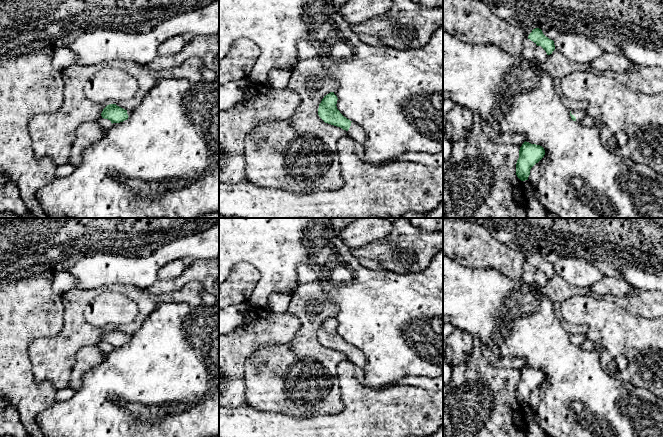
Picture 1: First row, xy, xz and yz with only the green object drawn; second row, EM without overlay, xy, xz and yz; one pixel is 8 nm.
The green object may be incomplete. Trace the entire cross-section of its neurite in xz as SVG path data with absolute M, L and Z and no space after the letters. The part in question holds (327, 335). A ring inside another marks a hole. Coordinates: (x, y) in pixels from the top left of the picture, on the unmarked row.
M330 316L324 320L318 332L319 341L325 347L346 354L348 360L363 370L366 363L365 355L357 347L350 345L340 337L336 330L337 324L338 322L334 316Z

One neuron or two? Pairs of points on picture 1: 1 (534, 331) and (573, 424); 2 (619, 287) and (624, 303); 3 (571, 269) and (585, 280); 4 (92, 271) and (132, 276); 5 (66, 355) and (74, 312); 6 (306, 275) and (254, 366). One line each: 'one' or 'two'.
1: one
2: two
3: one
4: one
5: one
6: two

